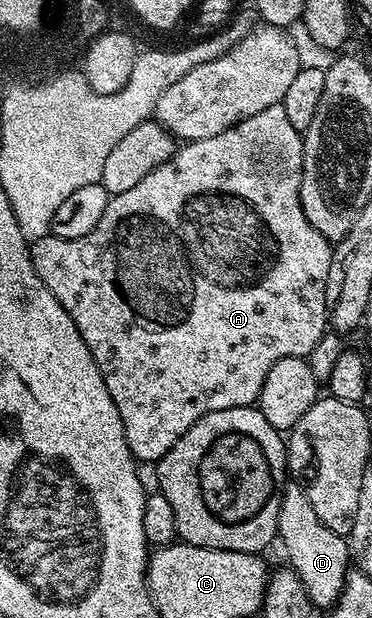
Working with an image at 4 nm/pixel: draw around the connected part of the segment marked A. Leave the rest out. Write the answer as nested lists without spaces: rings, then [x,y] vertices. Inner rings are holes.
[[[279,103],[275,106],[267,106],[267,110],[259,110],[259,114],[251,114],[251,118],[243,118],[243,122],[223,130],[223,134],[215,134],[215,138],[203,138],[202,140],[190,140],[182,143],[174,151],[171,159],[165,164],[155,166],[155,170],[151,170],[151,174],[147,174],[147,178],[143,178],[135,186],[131,186],[131,190],[123,190],[123,194],[110,196],[107,210],[103,210],[103,218],[99,222],[99,226],[95,230],[91,230],[91,234],[83,234],[83,238],[59,238],[50,234],[40,236],[39,239],[32,241],[29,253],[31,254],[31,262],[35,266],[35,274],[39,274],[39,278],[43,278],[43,286],[47,286],[47,290],[51,290],[51,294],[55,294],[59,306],[63,306],[63,310],[67,310],[67,314],[71,314],[71,322],[75,322],[83,342],[87,342],[87,350],[91,350],[91,358],[95,358],[95,362],[103,374],[103,382],[107,382],[107,394],[111,394],[111,402],[115,402],[115,410],[119,410],[119,418],[123,418],[123,434],[127,438],[127,446],[131,450],[134,460],[138,462],[161,460],[163,454],[167,454],[167,450],[171,450],[171,446],[175,446],[175,442],[179,442],[179,438],[183,438],[183,434],[187,434],[187,430],[191,430],[191,426],[195,422],[199,422],[199,418],[203,418],[208,412],[248,408],[256,405],[260,401],[263,381],[267,378],[271,366],[275,366],[275,362],[279,362],[279,358],[295,358],[296,356],[308,358],[311,350],[315,350],[315,342],[319,342],[319,338],[325,336],[329,319],[325,291],[327,290],[327,274],[331,270],[334,245],[323,234],[319,234],[319,230],[315,226],[311,226],[311,222],[307,220],[307,214],[303,214],[303,206],[301,205],[302,178],[303,136],[302,133],[295,130],[295,126],[291,126],[291,121],[287,119],[287,110],[283,110],[283,106]]]

